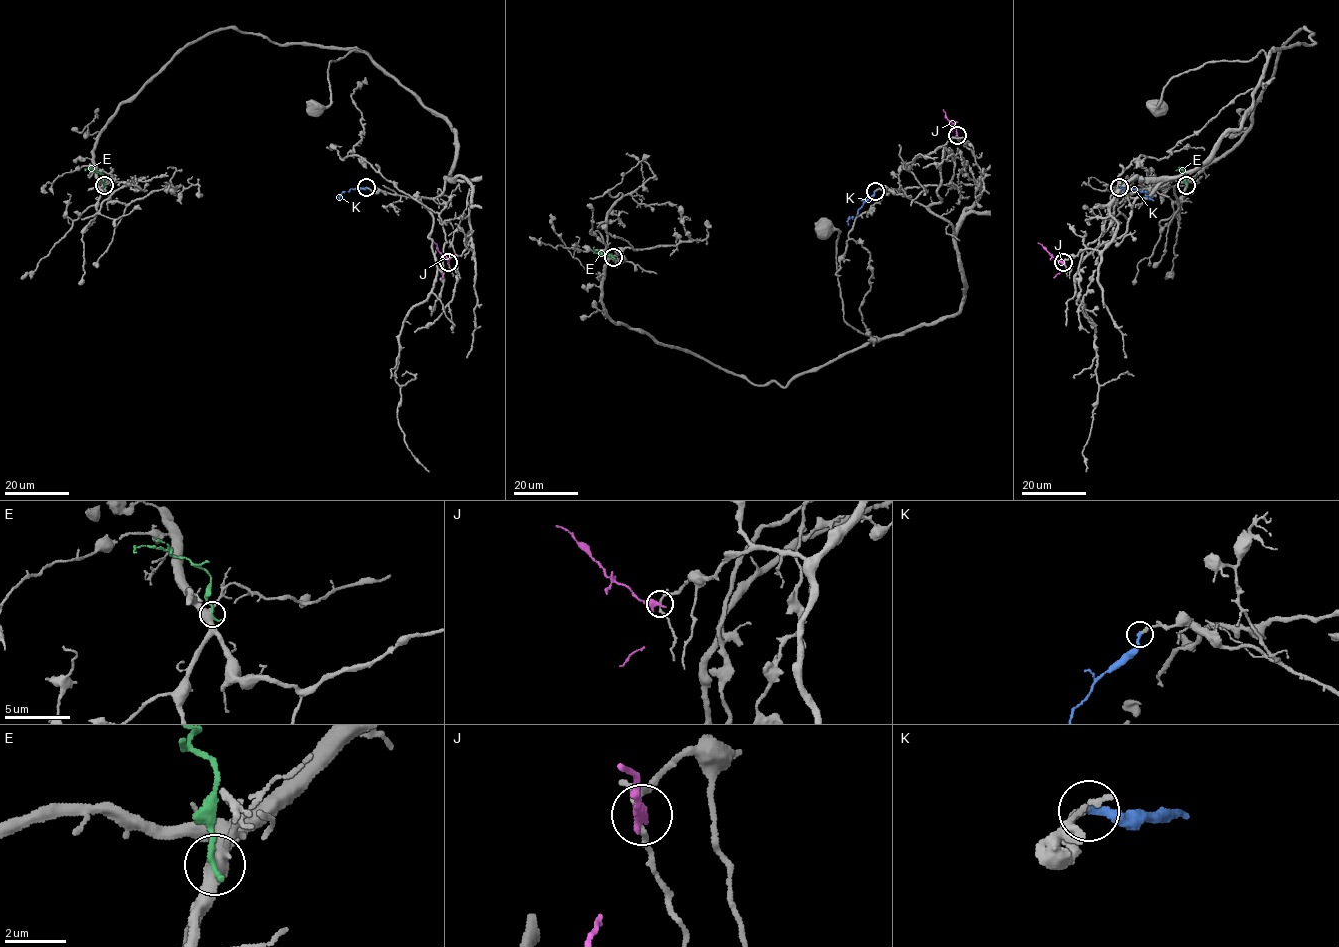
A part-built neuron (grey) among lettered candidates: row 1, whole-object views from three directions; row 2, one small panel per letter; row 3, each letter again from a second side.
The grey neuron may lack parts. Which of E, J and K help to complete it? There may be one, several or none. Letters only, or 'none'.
K

